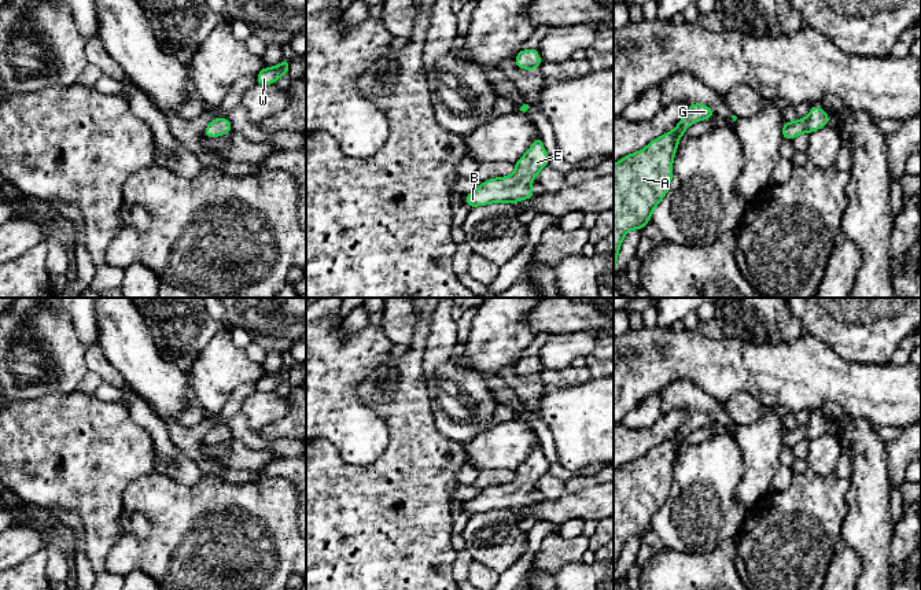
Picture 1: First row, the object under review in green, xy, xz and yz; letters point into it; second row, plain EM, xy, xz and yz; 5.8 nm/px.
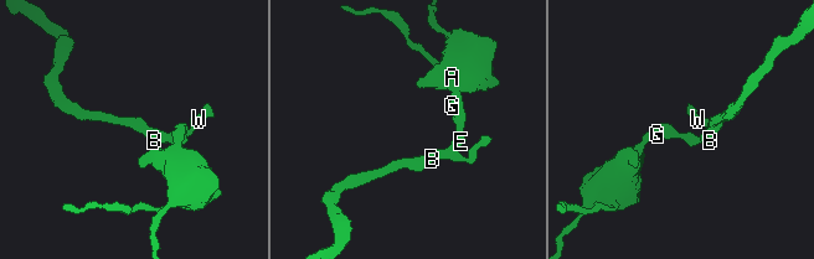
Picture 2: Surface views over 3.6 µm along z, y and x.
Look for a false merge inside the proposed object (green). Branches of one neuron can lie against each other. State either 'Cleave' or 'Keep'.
Keep

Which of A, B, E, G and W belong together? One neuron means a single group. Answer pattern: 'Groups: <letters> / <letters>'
Groups: A B E G W

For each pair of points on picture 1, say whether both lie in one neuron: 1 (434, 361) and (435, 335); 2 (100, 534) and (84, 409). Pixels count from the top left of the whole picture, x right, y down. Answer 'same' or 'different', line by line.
1: same
2: same

